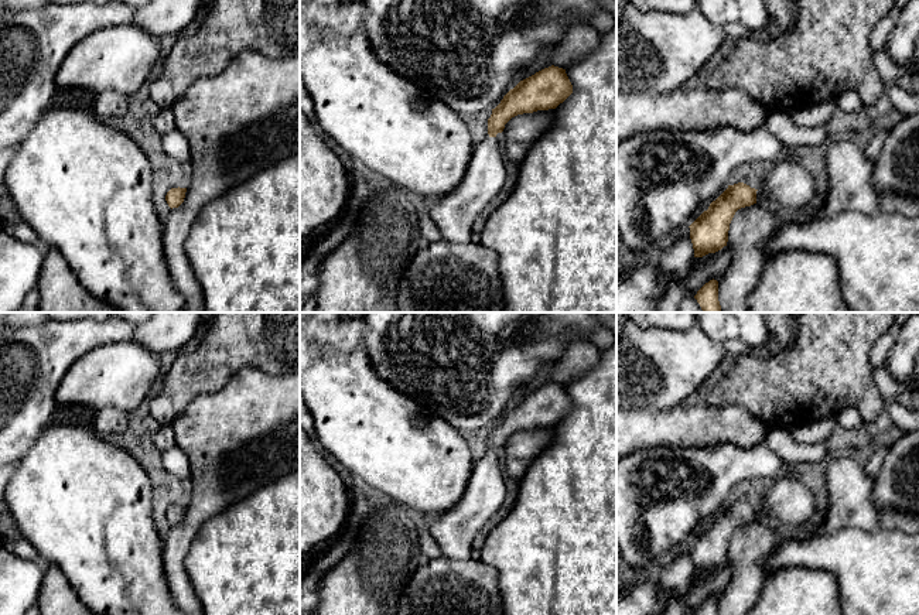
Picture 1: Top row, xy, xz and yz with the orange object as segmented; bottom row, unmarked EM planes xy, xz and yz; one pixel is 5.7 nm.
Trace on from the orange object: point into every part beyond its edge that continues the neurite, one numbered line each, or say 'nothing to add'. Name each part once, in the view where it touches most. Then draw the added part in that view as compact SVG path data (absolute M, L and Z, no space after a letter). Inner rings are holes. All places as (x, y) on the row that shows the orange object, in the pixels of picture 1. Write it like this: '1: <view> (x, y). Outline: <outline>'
1: yz (788, 184). Outline: M782 160L775 164L756 191L756 204L775 202L795 211L816 198L816 184L803 167Z

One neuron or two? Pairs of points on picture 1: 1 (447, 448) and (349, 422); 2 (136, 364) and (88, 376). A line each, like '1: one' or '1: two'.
1: one
2: one

